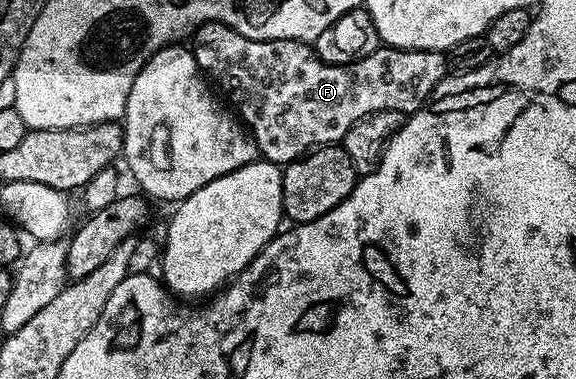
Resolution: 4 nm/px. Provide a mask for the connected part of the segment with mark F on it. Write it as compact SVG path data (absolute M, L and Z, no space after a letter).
M203 23L193 32L193 39L192 50L203 75L212 80L213 86L225 96L228 103L230 98L229 106L256 141L259 156L267 163L279 165L301 159L313 148L341 144L348 129L372 113L399 111L404 117L413 115L426 104L436 85L440 85L440 81L448 74L447 56L440 51L378 45L359 55L353 63L332 65L323 61L309 43L295 39L249 39L231 27L225 27L223 23Z

